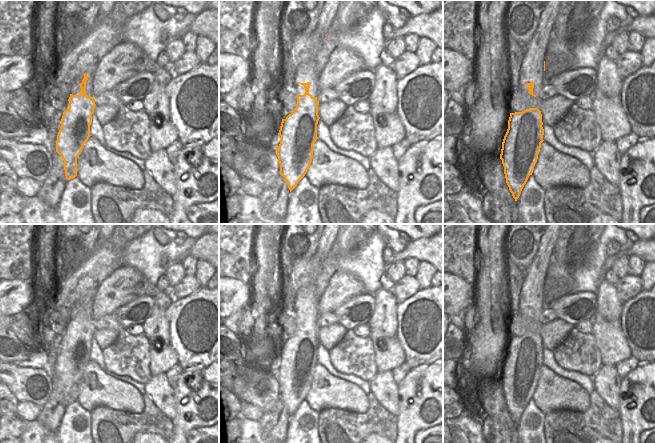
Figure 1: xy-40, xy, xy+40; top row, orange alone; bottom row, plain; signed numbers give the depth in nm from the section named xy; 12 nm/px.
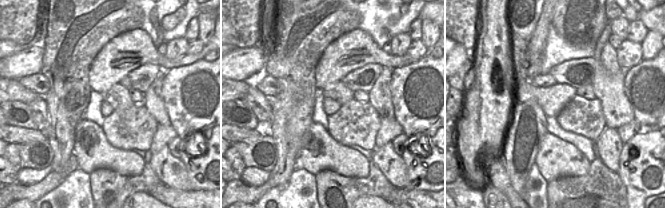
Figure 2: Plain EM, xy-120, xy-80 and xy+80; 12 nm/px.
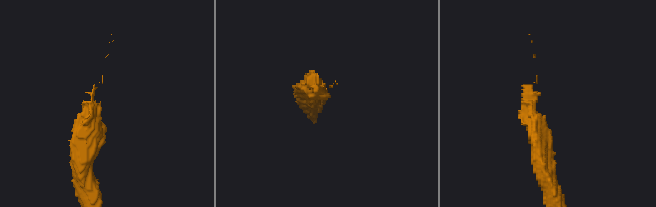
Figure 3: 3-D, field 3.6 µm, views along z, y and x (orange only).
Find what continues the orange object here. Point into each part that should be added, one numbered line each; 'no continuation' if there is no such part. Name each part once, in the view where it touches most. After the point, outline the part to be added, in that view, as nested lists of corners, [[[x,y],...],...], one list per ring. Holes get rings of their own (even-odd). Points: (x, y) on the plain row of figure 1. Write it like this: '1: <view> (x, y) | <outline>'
1: xy (306, 296) | [[[307,285],[300,288],[296,294],[296,307],[310,307],[309,318],[312,321],[317,321],[318,312],[318,301],[320,297],[316,294],[316,288],[313,285]]]

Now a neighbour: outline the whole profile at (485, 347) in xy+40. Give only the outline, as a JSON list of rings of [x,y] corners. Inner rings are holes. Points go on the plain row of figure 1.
[[[477,224],[477,250],[480,259],[473,283],[472,305],[478,313],[478,323],[470,331],[464,330],[464,351],[456,361],[456,388],[465,412],[474,418],[482,417],[476,396],[480,384],[500,381],[502,366],[510,341],[509,324],[512,317],[505,253],[506,236],[510,224]]]

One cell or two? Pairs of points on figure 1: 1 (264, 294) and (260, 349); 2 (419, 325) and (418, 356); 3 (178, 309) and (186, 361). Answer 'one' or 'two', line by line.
1: one
2: one
3: one

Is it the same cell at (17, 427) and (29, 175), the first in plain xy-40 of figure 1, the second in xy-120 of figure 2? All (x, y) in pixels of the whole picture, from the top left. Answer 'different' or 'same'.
different

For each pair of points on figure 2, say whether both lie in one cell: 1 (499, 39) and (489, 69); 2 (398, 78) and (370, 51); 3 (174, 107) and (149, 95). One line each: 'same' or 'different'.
1: same
2: different
3: different

